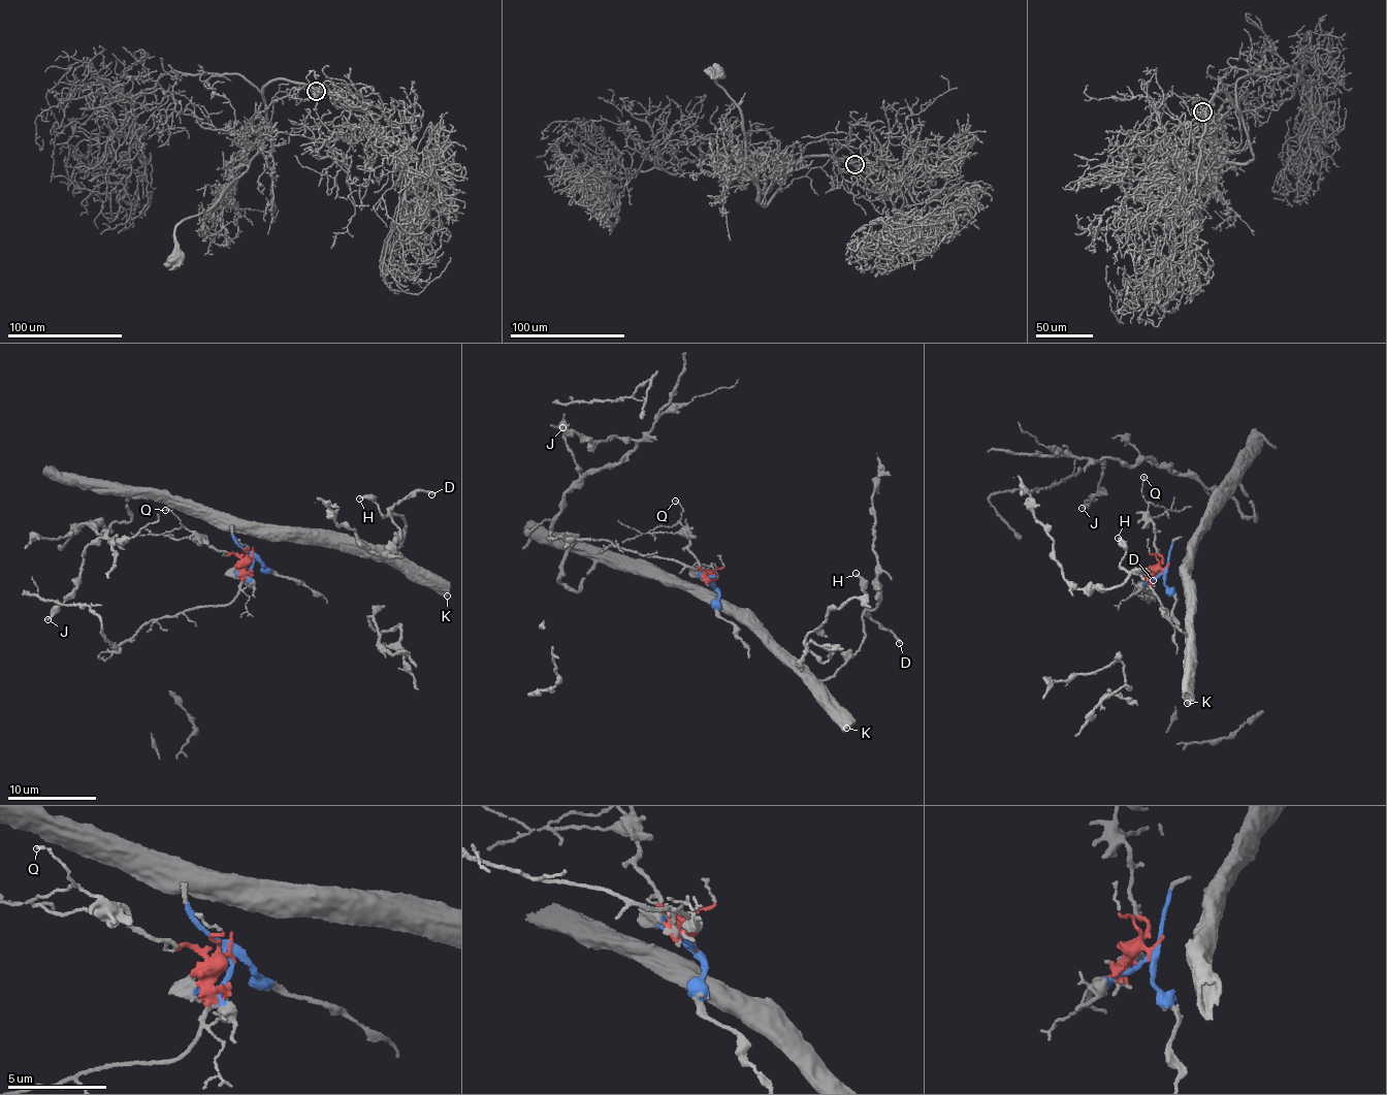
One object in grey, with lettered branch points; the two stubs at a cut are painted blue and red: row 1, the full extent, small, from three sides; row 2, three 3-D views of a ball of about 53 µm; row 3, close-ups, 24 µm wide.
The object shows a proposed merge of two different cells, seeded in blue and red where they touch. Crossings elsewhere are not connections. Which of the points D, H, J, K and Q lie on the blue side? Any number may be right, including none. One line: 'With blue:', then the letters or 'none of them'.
With blue: D, H, J, K

